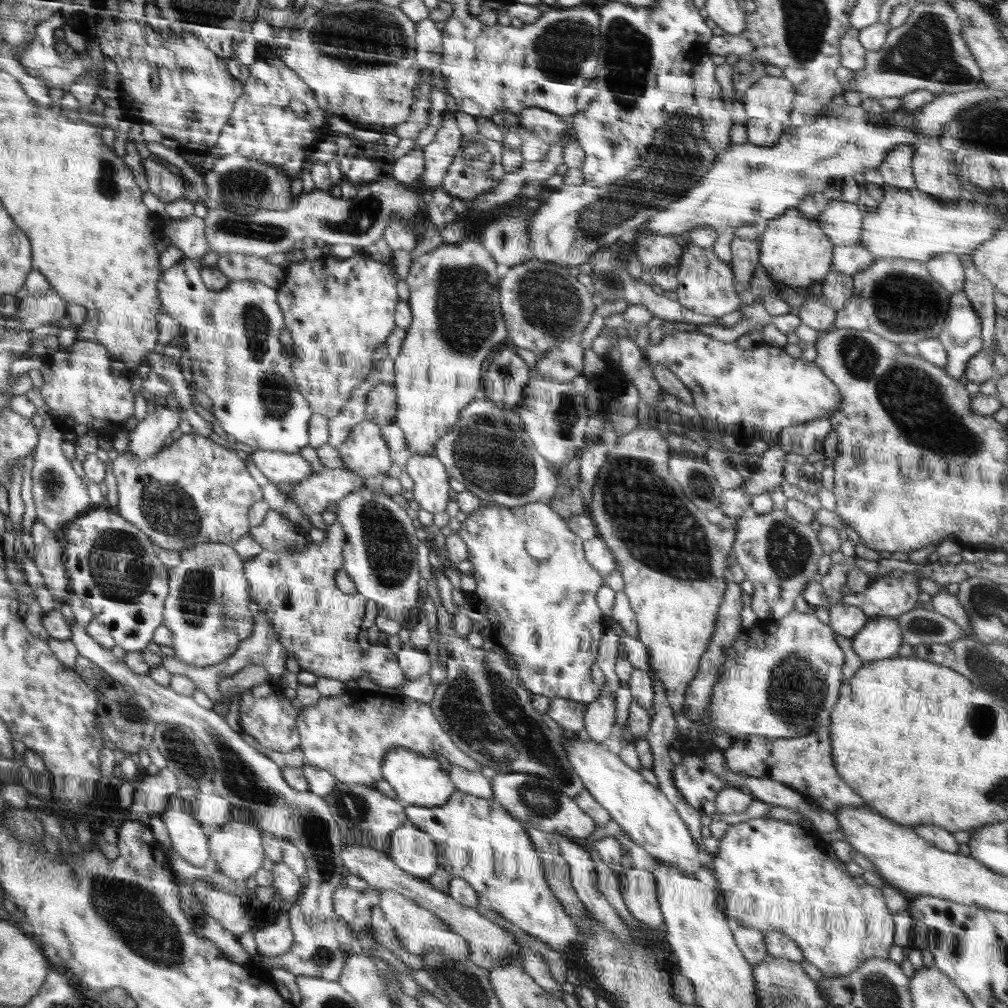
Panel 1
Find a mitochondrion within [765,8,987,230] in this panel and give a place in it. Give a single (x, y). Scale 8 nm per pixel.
(924, 50)

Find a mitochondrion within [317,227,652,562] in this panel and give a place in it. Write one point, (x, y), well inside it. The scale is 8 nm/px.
(466, 314)

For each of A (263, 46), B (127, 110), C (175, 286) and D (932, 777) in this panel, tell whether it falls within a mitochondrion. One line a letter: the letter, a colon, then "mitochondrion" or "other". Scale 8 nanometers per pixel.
A: other
B: other
C: other
D: other

